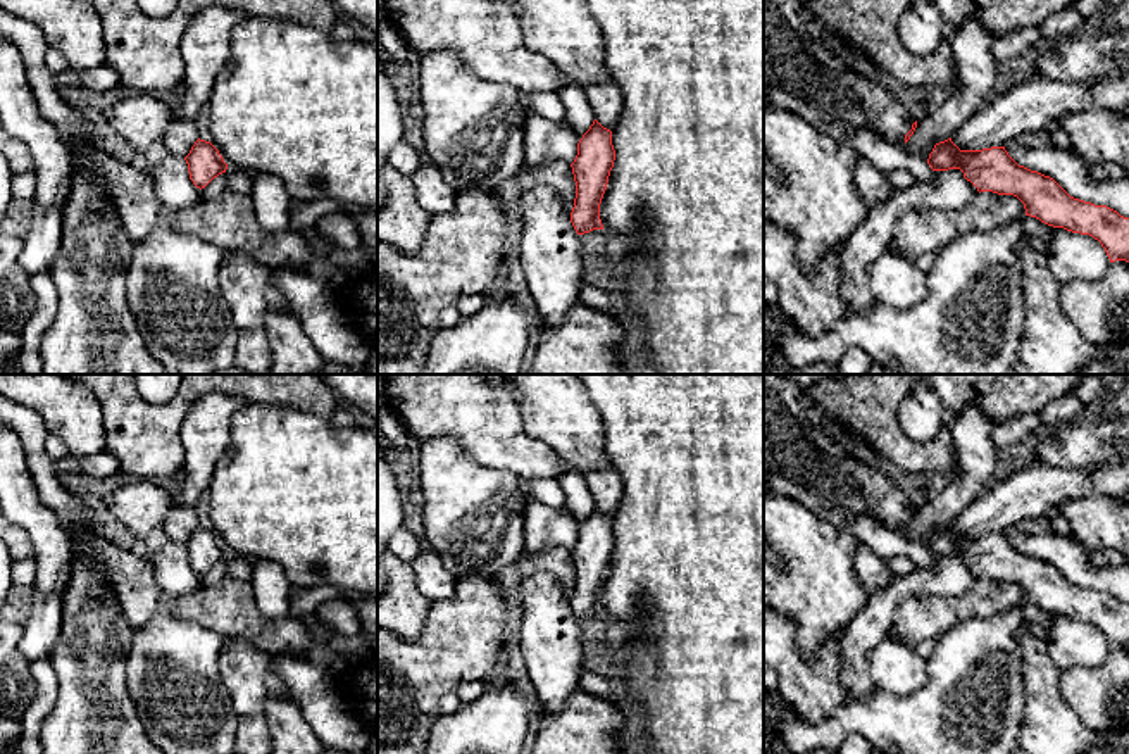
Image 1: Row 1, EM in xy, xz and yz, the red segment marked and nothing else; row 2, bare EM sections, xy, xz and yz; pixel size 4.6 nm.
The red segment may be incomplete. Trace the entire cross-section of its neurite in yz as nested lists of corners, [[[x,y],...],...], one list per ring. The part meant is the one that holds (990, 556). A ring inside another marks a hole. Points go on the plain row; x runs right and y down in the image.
[[[951,525],[934,531],[927,550],[933,557],[960,556],[977,578],[1017,583],[1026,602],[1101,630],[1110,649],[1129,649],[1129,604],[1107,592],[1070,583],[1053,564],[1019,552],[1005,533],[960,537]]]

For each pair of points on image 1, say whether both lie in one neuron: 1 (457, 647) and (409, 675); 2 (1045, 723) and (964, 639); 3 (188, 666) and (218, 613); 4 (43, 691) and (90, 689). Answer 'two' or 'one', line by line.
1: one
2: two
3: two
4: two

